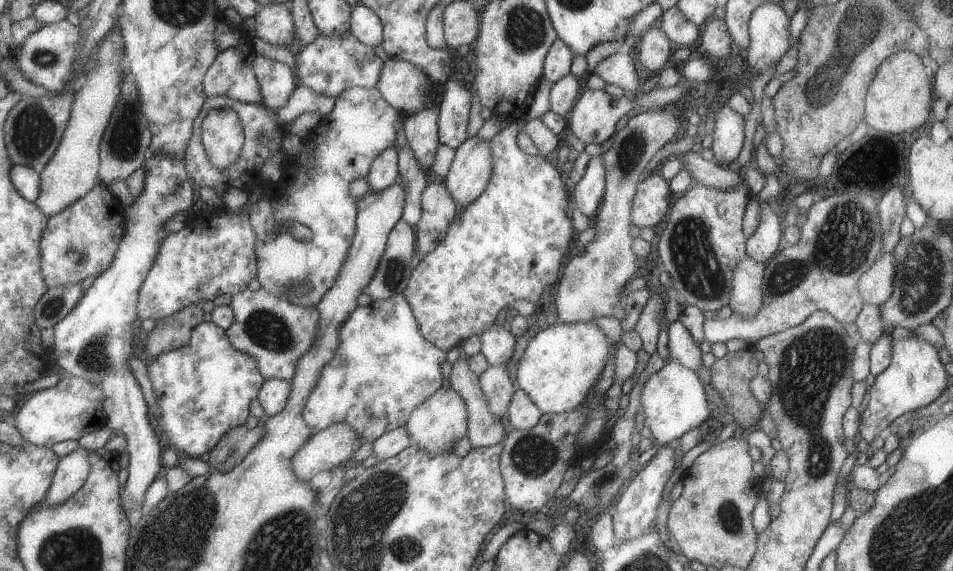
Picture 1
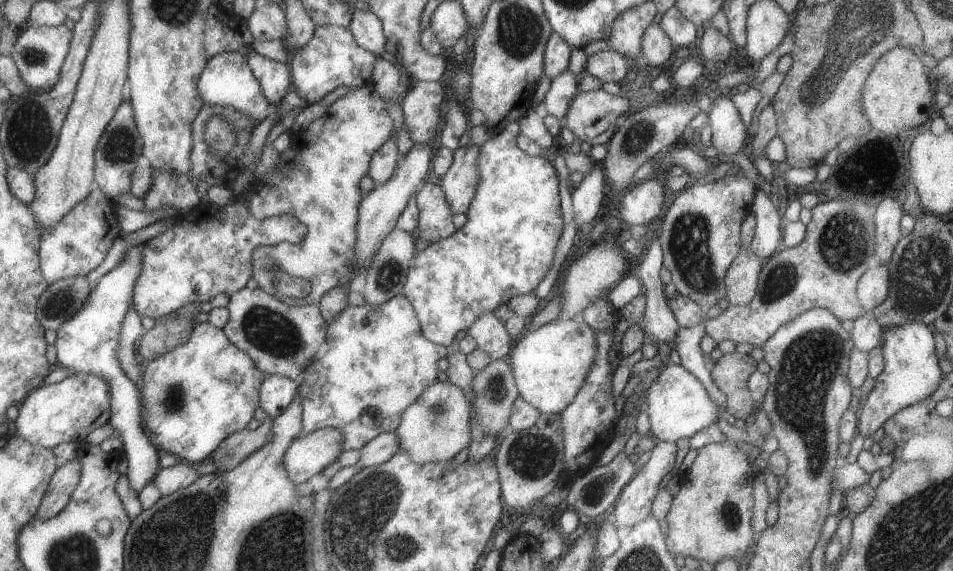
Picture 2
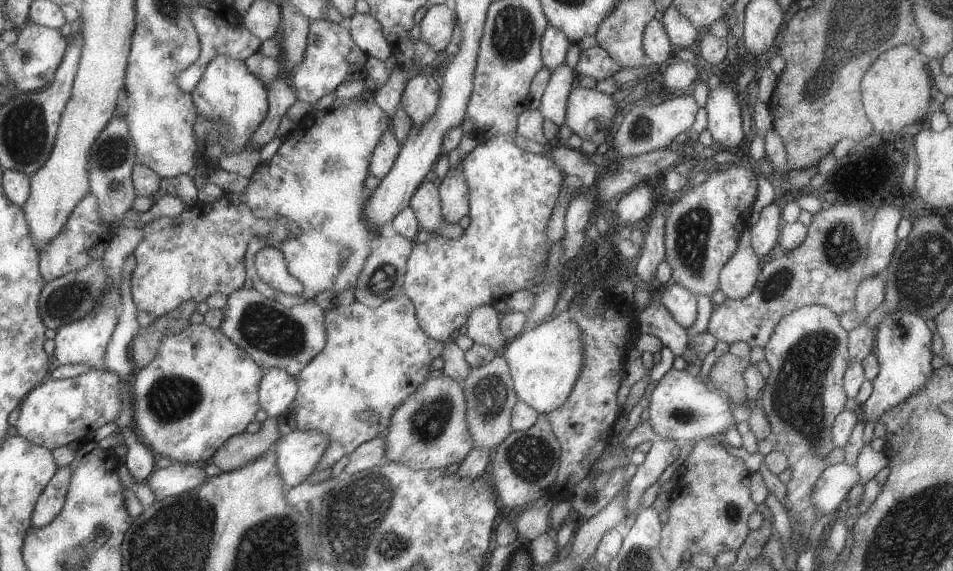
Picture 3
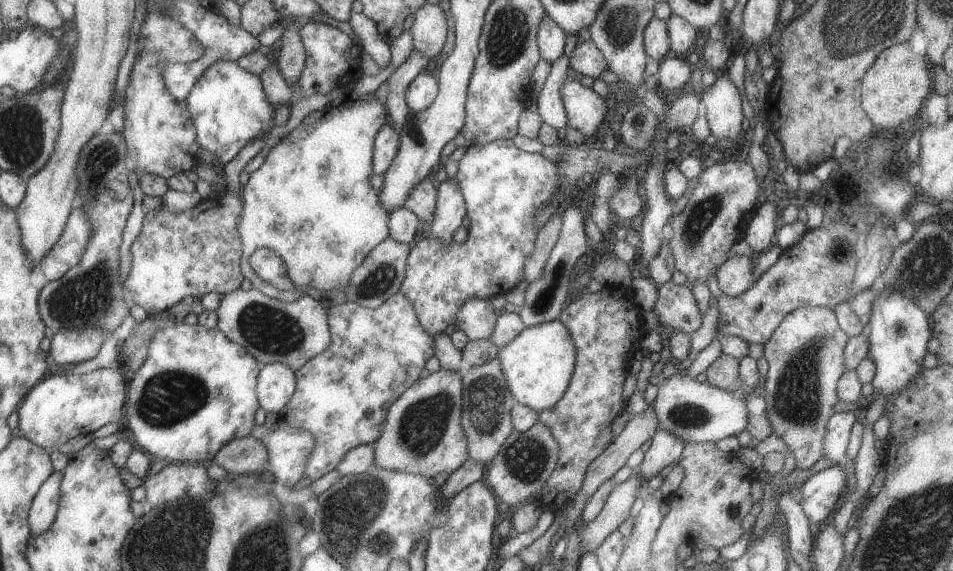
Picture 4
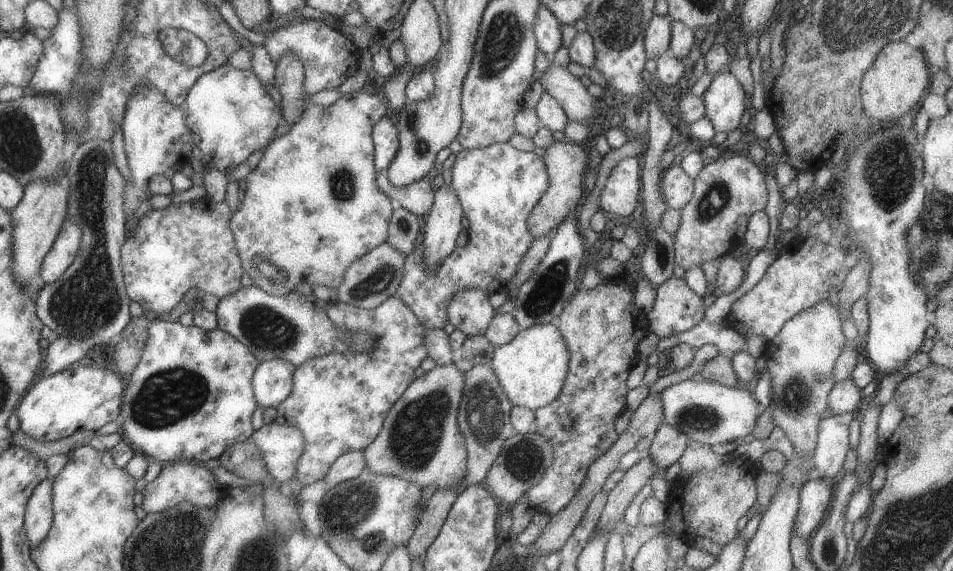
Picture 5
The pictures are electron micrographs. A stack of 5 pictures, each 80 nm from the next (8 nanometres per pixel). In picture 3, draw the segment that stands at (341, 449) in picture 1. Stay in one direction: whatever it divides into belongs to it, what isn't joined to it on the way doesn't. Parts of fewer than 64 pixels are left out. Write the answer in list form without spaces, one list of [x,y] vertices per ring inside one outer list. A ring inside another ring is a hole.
[[[291,430],[289,434],[281,434],[272,445],[275,448],[275,466],[279,478],[286,489],[290,489],[305,481],[305,478],[315,471],[319,458],[327,448],[327,436],[321,432]]]

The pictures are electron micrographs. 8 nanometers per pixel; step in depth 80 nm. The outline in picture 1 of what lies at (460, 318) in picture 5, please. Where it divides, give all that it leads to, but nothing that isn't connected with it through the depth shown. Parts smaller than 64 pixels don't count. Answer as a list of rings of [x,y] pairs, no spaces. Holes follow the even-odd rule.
[[[491,324],[491,328],[479,332],[480,353],[485,356],[489,365],[505,365],[511,358],[515,337],[503,326]]]

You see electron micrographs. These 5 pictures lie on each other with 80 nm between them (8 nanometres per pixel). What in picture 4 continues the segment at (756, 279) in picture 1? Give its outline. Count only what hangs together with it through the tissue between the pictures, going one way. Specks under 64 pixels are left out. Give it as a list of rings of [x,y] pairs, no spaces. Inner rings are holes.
[[[731,256],[716,269],[716,280],[722,294],[729,297],[740,296],[753,282],[754,256]]]

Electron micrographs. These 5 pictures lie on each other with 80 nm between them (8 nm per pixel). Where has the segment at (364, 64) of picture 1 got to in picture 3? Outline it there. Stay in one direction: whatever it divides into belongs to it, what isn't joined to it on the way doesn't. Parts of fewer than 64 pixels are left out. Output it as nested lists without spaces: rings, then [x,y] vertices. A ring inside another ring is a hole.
[[[311,20],[307,26],[306,50],[303,60],[293,70],[295,83],[293,86],[295,99],[301,103],[312,104],[324,95],[334,92],[339,84],[364,80],[365,60],[367,56],[353,43],[347,29],[339,23],[327,20]]]

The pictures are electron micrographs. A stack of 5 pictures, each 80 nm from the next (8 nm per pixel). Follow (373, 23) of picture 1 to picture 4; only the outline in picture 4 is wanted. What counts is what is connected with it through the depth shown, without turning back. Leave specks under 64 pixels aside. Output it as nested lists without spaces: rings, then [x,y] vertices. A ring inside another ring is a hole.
[[[351,14],[349,16],[349,26],[357,36],[357,45],[362,52],[367,52],[379,70],[385,69],[390,64],[389,44],[383,41],[379,36],[375,24],[367,19],[367,16],[360,14]]]

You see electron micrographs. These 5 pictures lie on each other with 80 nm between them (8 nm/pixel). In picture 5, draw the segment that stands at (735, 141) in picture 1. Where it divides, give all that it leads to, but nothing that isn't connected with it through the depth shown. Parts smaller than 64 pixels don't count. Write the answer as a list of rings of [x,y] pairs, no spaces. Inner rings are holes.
[[[726,70],[717,74],[701,96],[705,106],[705,117],[711,121],[716,132],[728,134],[742,128],[741,116],[745,112],[745,90]]]

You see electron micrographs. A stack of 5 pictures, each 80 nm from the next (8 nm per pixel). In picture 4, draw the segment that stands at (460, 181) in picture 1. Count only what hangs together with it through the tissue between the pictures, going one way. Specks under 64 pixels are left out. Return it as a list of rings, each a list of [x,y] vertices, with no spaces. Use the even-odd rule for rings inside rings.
[[[455,178],[443,180],[436,190],[430,236],[437,242],[449,244],[452,235],[461,226],[464,216],[466,216],[465,204]]]

